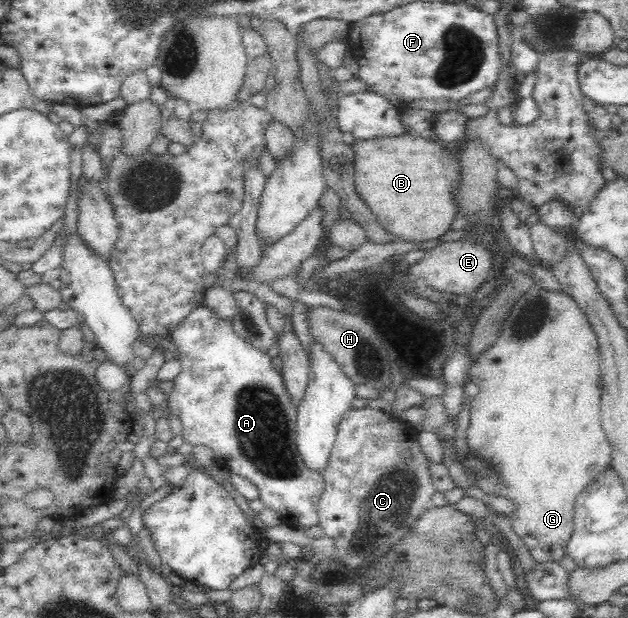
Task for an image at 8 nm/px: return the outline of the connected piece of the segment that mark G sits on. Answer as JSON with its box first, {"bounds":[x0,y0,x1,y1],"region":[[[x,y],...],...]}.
{"bounds":[466,287,612,562],"region":[[[533,287],[513,305],[511,314],[502,321],[499,329],[498,340],[494,345],[486,350],[485,354],[479,354],[479,359],[475,361],[468,372],[469,381],[474,382],[479,387],[478,394],[470,402],[469,414],[470,425],[466,430],[466,442],[469,451],[473,451],[473,456],[481,461],[489,461],[499,473],[502,479],[502,492],[514,506],[510,513],[511,526],[515,534],[523,540],[535,562],[559,562],[566,556],[566,546],[574,531],[574,504],[577,495],[599,476],[603,470],[610,468],[612,459],[612,446],[603,430],[600,417],[600,400],[602,397],[599,388],[599,379],[602,378],[600,369],[600,345],[597,336],[593,332],[592,325],[589,324],[588,316],[579,308],[572,296],[567,293],[557,293],[543,290],[543,288]]]}

